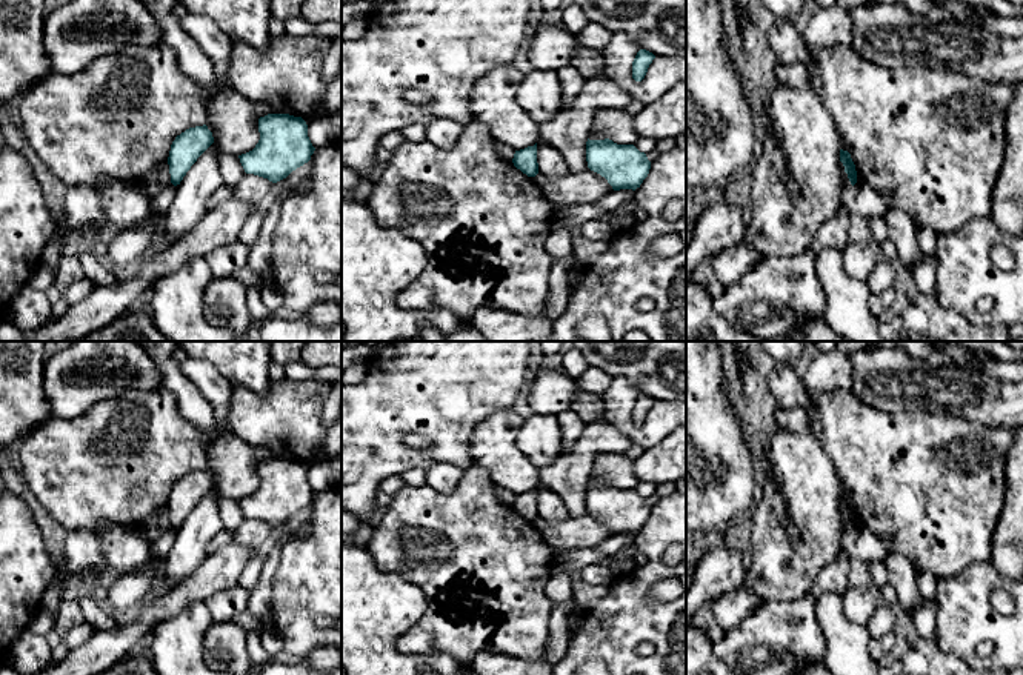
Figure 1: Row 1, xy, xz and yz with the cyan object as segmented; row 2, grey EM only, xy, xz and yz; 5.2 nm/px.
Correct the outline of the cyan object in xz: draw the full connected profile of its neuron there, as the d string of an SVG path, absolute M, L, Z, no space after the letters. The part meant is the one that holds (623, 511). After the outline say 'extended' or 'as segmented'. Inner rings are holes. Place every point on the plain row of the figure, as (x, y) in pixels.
M609 483L586 486L588 512L608 524L614 535L640 532L651 506L634 489L617 489Z; as segmented

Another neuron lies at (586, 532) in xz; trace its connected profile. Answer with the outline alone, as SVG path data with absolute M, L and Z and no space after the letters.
M591 514L558 523L545 521L538 517L532 524L554 552L597 549L614 535L605 521Z

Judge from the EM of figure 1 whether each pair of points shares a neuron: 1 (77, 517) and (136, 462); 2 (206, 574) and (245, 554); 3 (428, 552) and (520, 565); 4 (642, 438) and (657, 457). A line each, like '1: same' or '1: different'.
1: same
2: same
3: same
4: different

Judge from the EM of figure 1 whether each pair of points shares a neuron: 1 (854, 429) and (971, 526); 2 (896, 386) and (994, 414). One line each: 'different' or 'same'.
1: same
2: same

